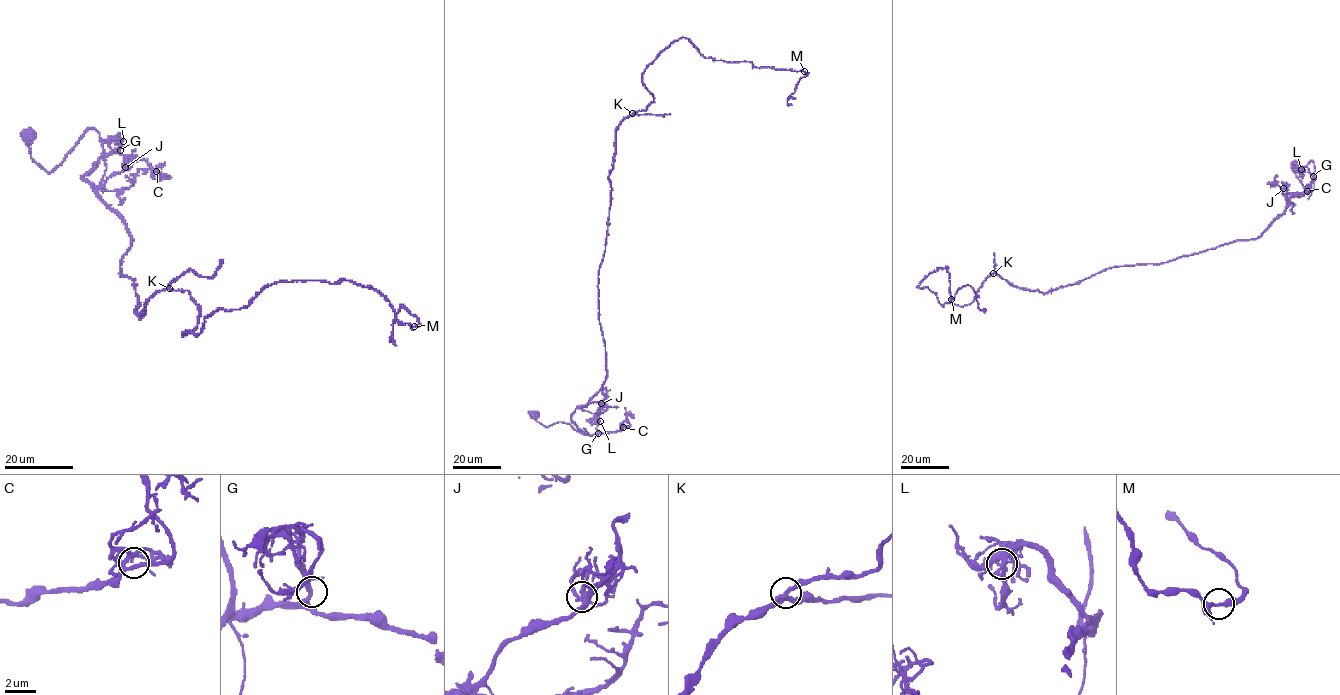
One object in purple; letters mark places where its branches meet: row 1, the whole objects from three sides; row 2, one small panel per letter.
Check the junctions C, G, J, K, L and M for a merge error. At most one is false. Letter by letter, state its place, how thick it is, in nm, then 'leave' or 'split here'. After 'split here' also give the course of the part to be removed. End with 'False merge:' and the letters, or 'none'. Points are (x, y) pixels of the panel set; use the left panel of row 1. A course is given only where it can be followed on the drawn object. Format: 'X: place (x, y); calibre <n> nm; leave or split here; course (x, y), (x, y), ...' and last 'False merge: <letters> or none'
C: place (156, 171); calibre 200 nm; leave
G: place (120, 150); calibre 240 nm; leave
J: place (125, 167); calibre 260 nm; leave
K: place (169, 288); calibre 280 nm; leave
L: place (123, 141); calibre 220 nm; leave
M: place (414, 326); calibre 280 nm; leave
False merge: none

